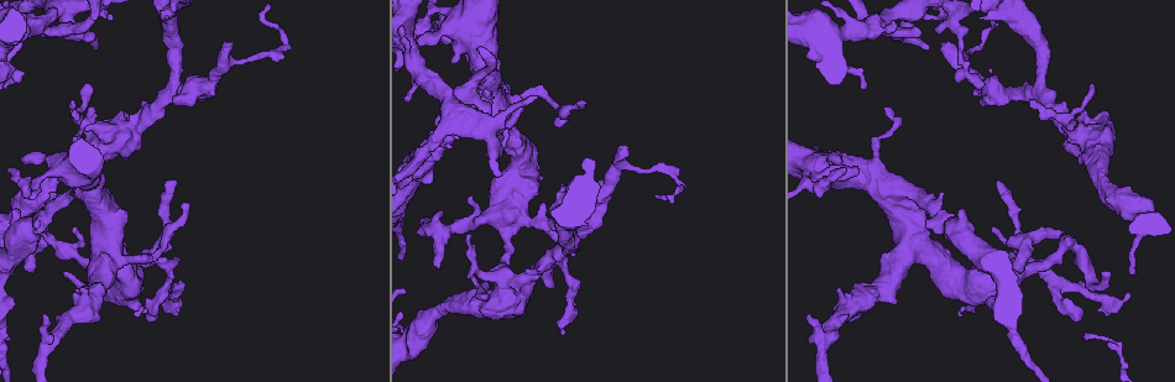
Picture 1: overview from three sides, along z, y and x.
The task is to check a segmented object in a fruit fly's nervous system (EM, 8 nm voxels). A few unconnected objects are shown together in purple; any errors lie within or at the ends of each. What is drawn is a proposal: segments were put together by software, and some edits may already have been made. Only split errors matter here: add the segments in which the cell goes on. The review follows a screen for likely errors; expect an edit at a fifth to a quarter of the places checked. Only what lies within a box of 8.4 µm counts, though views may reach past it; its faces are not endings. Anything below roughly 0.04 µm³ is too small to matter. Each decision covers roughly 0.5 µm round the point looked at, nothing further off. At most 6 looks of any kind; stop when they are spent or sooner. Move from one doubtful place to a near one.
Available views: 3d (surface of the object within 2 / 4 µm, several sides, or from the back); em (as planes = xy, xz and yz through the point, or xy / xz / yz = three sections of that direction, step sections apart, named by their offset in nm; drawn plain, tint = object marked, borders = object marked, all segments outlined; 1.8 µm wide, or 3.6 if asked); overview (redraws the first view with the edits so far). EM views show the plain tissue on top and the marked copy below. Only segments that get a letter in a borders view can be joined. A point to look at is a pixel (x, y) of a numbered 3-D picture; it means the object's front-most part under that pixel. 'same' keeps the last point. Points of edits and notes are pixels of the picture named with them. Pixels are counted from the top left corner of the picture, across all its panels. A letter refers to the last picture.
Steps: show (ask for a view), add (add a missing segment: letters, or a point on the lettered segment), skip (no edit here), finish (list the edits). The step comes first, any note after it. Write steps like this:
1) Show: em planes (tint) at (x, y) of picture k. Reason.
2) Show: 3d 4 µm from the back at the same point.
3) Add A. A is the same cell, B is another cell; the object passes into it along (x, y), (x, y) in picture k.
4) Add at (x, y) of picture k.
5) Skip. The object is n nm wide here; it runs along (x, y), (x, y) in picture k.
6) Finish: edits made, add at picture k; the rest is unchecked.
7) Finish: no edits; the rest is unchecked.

Show: 3d 2 µm at (927, 47) of picture 1. An open end.

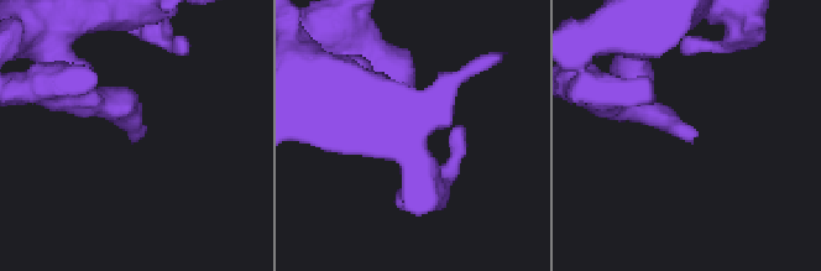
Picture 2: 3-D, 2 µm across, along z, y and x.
Show: em yz step 4 (tint) at (129, 138) of picture 2. Now the EM.

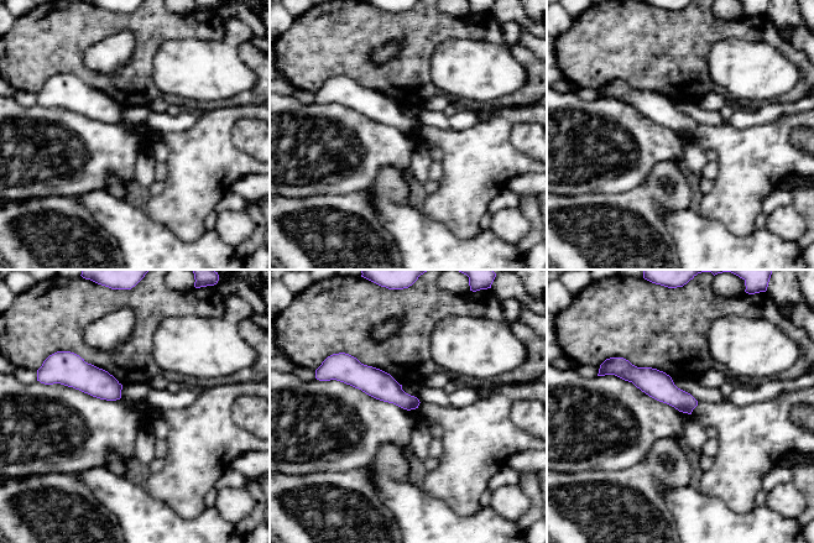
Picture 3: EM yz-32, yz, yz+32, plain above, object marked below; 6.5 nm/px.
Show: em planes (borders) at the same point. Cut it another way.

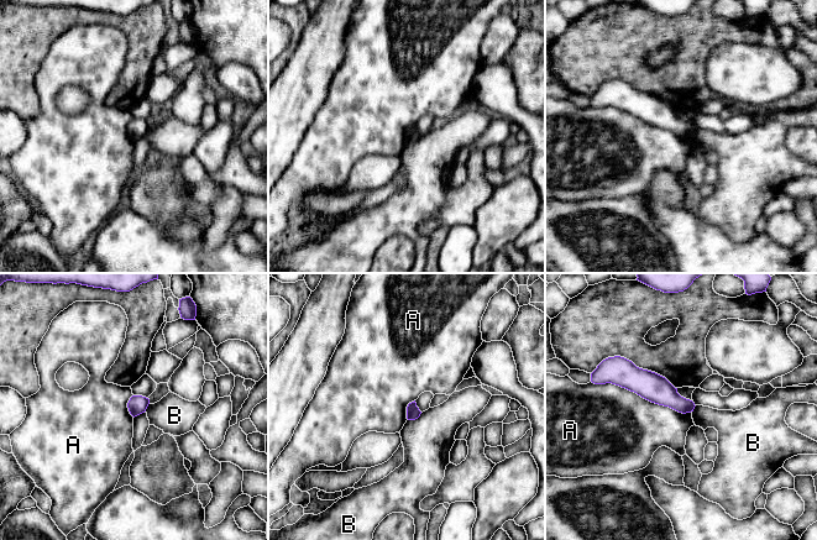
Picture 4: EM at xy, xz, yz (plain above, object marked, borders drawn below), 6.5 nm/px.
Skip. A and B are other cells; it runs along (621, 373), (691, 405) in picture 4; no lettered segment goes on from it.

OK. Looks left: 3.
Show: em yz step 4 (borders) at (23, 160) of picture 1. An open end.

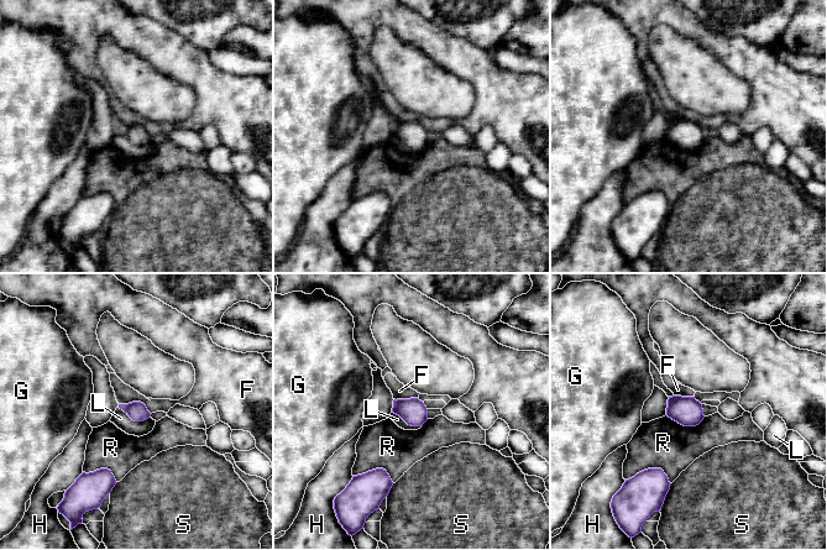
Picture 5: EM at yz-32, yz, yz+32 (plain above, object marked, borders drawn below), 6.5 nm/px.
Skip. F, G, H, L, R and S are other cells; a border runs along (118, 407), (135, 420), (150, 417) in picture 5; no lettered segment goes on from it.

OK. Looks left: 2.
Show: em planes (borders) at (1102, 274) of picture 1. Long arm stops here.

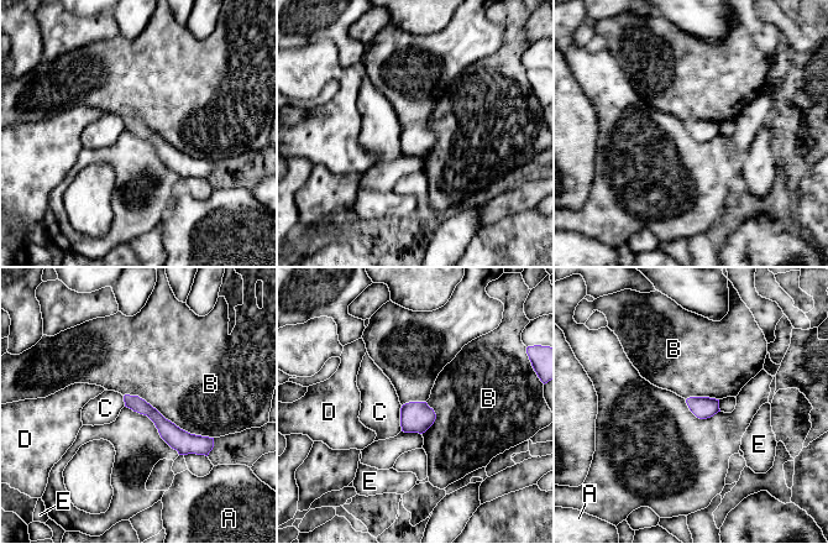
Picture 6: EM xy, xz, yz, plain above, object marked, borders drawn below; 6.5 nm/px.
Skip. The longest contact is with B, 650 nm; A, B, C, D and E are other cells; it runs along (126, 398), (183, 443), (202, 444) in picture 6; none of them fits.

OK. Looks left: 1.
Finish: no edits; the rest is unchecked.

